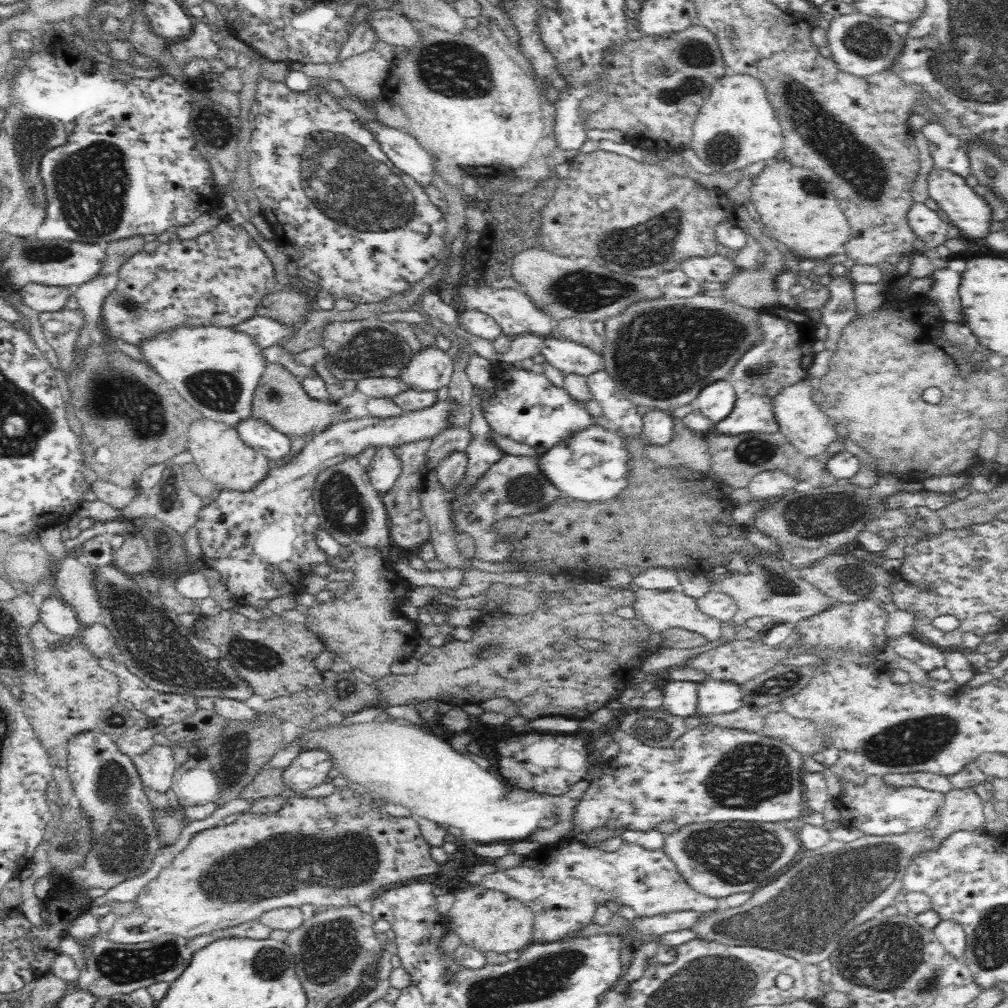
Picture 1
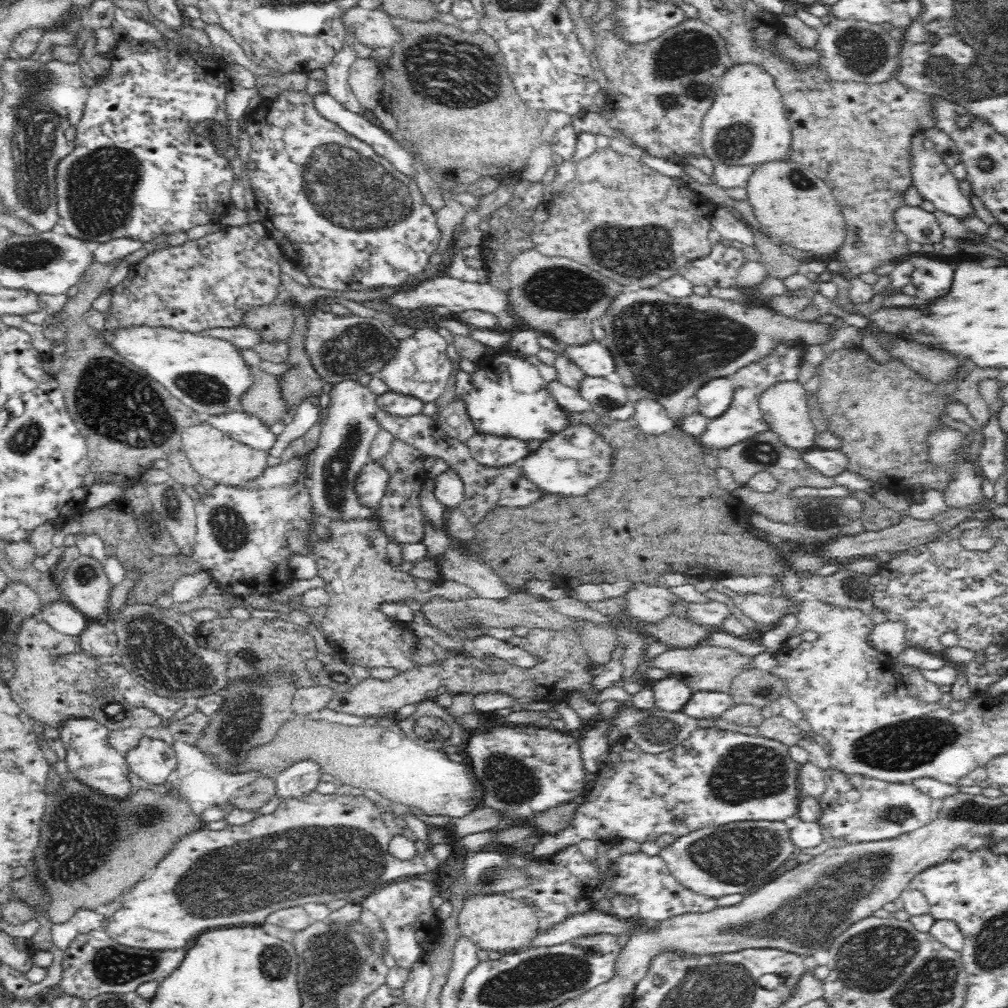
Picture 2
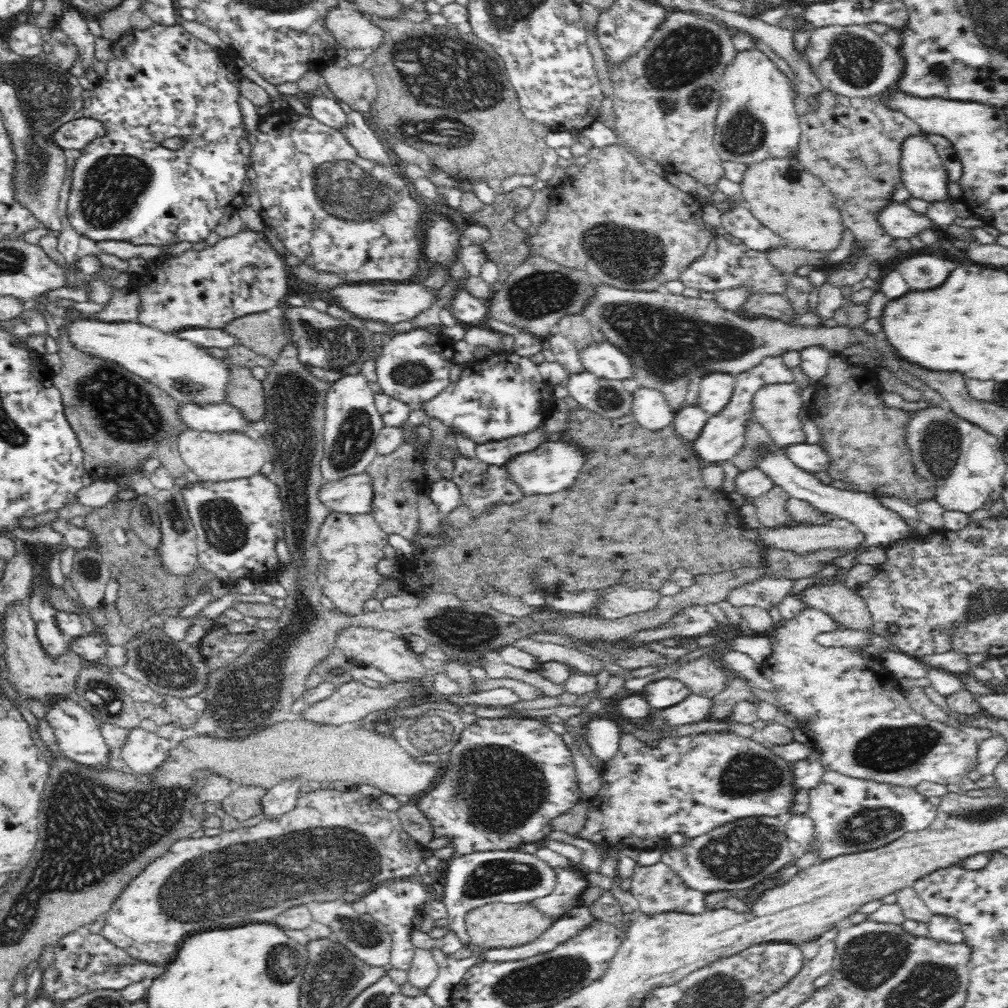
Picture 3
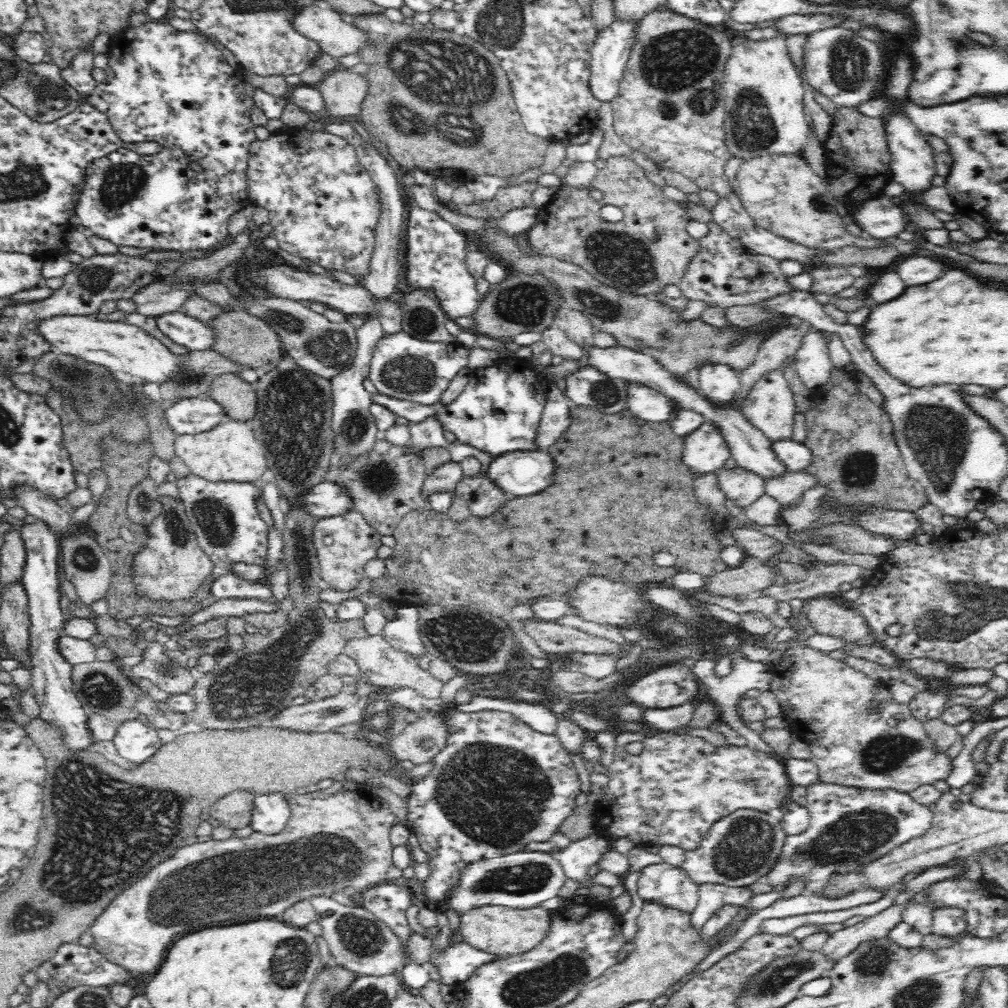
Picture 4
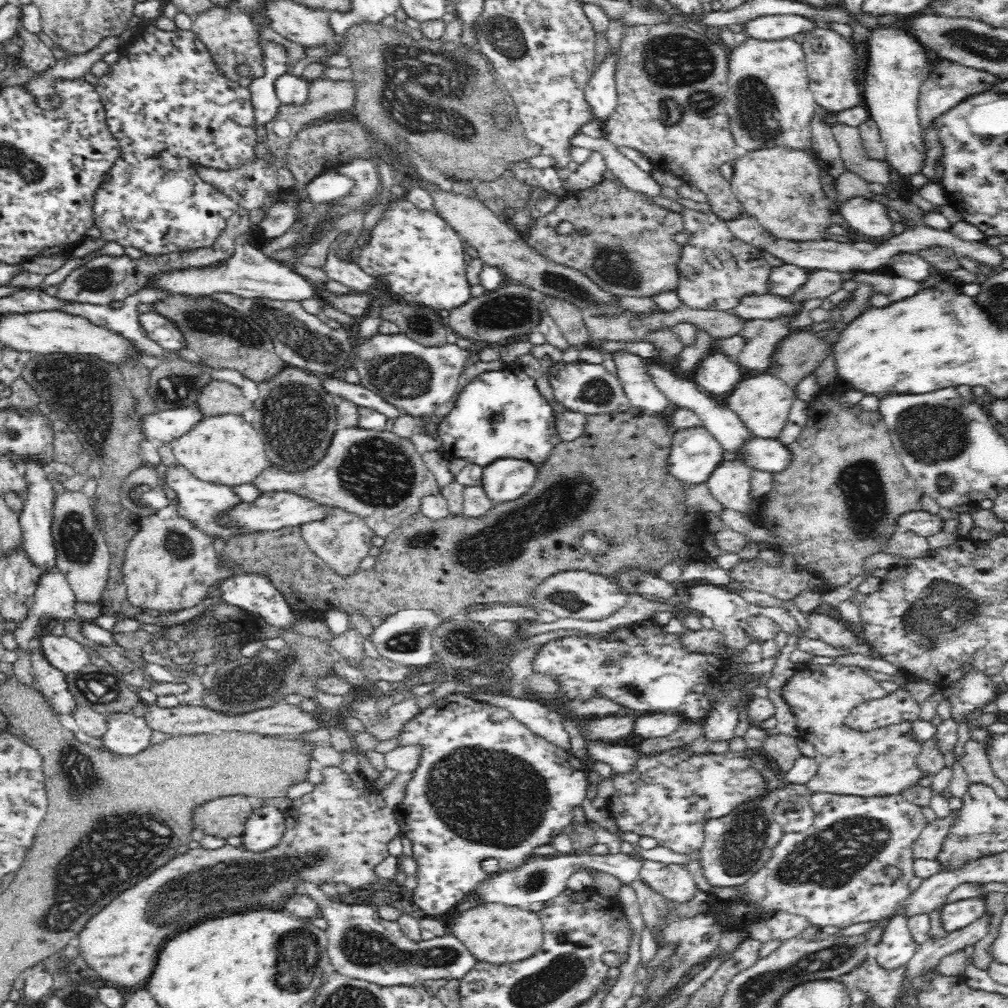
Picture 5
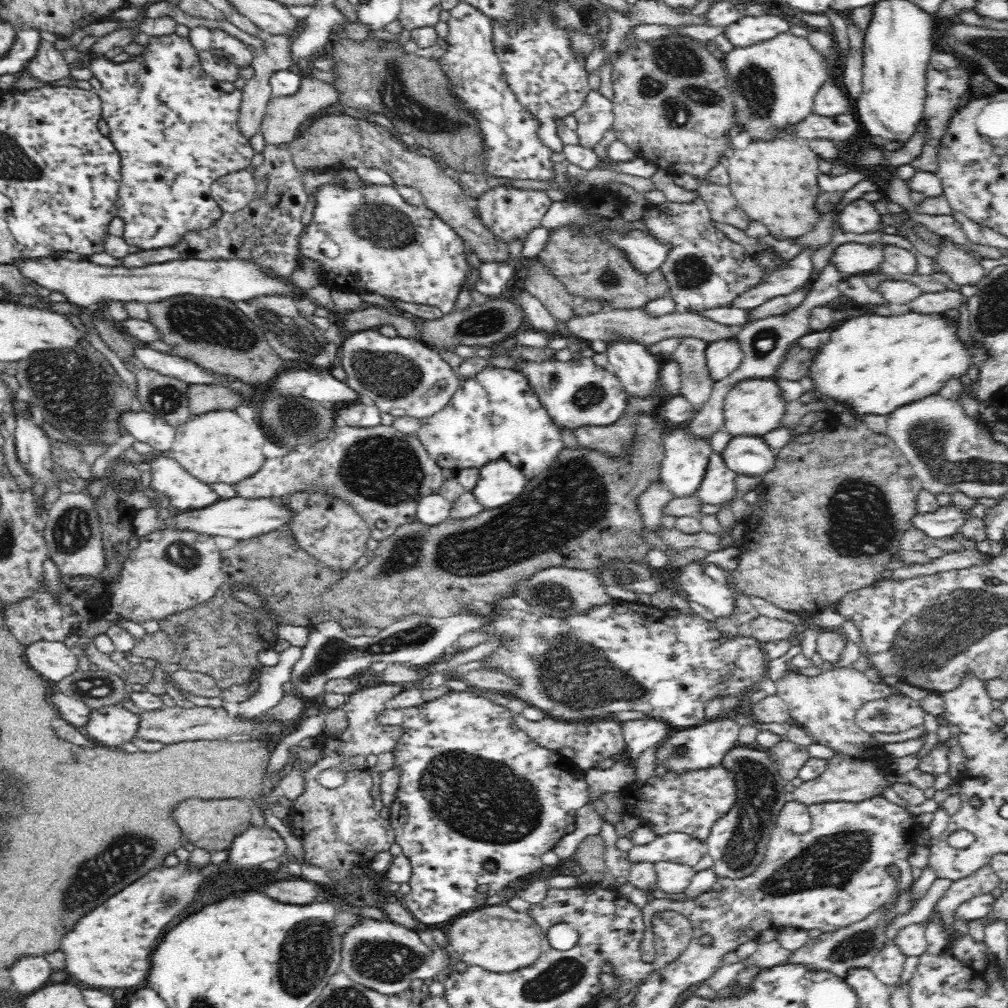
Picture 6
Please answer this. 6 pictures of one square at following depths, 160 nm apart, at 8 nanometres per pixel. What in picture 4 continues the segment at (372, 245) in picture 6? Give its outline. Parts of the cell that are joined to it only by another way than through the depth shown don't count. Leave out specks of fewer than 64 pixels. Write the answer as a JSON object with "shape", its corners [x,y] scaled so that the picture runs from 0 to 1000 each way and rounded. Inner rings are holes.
{"shape":[[[409,205],[405,211],[402,240],[403,247],[400,258],[403,281],[409,286],[423,286],[431,289],[444,315],[467,315],[468,312],[476,306],[478,293],[472,288],[471,276],[466,272],[461,261],[461,252],[463,251],[461,230],[446,220],[442,220],[435,210]]]}

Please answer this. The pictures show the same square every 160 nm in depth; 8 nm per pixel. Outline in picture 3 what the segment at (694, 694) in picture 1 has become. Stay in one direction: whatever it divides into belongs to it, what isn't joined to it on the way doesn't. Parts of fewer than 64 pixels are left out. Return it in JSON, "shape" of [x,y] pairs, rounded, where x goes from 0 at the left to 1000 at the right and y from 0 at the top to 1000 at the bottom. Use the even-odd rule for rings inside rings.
{"shape":[[[665,673],[643,678],[638,688],[647,703],[656,704],[677,697],[685,688],[685,684],[678,677]]]}

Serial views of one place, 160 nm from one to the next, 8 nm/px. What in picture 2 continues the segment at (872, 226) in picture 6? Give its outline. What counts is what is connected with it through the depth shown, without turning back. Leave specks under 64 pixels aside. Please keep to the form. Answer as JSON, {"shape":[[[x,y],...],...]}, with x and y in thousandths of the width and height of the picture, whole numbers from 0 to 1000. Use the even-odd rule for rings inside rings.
{"shape":[[[893,205],[887,210],[887,217],[893,225],[893,230],[901,234],[905,240],[931,242],[938,235],[928,212],[913,205]]]}

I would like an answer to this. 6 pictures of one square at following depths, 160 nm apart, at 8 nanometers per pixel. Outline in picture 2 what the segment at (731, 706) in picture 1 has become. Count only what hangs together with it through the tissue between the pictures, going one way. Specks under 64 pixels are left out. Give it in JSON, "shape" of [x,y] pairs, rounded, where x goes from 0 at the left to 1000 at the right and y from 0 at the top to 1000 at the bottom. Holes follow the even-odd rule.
{"shape":[[[711,685],[690,686],[683,699],[677,702],[677,706],[691,713],[710,713],[726,699],[728,699],[728,694],[720,687],[711,687]]]}

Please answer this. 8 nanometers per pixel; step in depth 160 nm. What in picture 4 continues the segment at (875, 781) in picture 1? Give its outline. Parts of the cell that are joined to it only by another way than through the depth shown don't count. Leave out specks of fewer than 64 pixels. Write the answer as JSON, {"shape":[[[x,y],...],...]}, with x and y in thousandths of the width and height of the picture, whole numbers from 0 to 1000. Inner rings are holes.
{"shape":[[[813,775],[800,781],[800,796],[803,806],[802,823],[779,831],[776,849],[766,859],[766,864],[759,873],[766,878],[766,884],[774,885],[789,871],[794,871],[794,874],[798,874],[799,886],[813,889],[815,881],[827,865],[845,865],[845,862],[875,849],[889,838],[916,828],[924,820],[926,810],[922,799],[915,798],[902,787],[890,785],[888,782],[860,783]]]}

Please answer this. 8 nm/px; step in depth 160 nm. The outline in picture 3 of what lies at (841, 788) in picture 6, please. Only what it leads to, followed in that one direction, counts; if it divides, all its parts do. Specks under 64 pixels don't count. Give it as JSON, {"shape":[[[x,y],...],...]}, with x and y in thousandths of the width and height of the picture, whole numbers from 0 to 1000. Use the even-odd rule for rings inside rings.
{"shape":[[[799,601],[790,613],[776,616],[768,624],[771,635],[768,645],[755,657],[755,661],[772,682],[771,695],[787,708],[787,718],[805,728],[807,741],[815,747],[817,764],[825,763],[841,770],[896,781],[910,781],[917,775],[949,779],[956,770],[966,767],[972,737],[984,730],[992,730],[984,722],[954,716],[946,720],[910,708],[898,692],[893,675],[882,666],[880,650],[861,647],[861,653],[857,653],[849,642],[819,641],[808,636],[811,629],[838,624],[827,612],[813,604]]]}

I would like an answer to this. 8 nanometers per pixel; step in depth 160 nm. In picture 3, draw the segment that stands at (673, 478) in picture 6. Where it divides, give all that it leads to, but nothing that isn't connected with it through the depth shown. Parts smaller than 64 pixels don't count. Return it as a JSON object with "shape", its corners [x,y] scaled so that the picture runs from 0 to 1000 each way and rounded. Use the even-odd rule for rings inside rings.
{"shape":[[[775,352],[761,354],[752,361],[742,367],[742,369],[729,372],[729,386],[725,394],[725,399],[713,411],[706,412],[698,423],[696,430],[692,436],[686,438],[690,444],[690,450],[701,458],[722,457],[738,442],[741,433],[743,420],[749,419],[747,411],[747,398],[749,397],[750,389],[754,385],[762,381],[786,379],[786,367],[778,361]]]}

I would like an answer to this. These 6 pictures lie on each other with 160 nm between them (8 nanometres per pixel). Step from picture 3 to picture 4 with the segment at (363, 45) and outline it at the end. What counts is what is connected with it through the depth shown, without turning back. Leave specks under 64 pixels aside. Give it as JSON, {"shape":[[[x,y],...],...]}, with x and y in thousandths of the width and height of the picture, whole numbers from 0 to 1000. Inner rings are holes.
{"shape":[[[319,3],[300,8],[292,26],[298,33],[315,41],[320,52],[330,58],[353,54],[367,44],[363,30],[343,22],[339,12]]]}

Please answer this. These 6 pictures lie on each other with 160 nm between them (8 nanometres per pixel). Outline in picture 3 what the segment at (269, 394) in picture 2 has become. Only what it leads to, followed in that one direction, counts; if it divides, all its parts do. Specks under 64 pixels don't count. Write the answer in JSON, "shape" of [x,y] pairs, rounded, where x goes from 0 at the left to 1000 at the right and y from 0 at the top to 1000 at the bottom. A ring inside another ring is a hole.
{"shape":[[[246,364],[230,365],[225,401],[236,405],[246,418],[260,423],[265,409],[264,389],[260,378],[252,375],[250,366]]]}

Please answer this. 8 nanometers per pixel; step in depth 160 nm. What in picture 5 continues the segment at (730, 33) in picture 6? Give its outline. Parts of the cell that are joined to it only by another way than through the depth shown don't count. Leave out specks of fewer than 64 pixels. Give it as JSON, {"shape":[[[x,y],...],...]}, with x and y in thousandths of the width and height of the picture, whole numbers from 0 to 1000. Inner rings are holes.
{"shape":[[[792,15],[754,16],[737,25],[741,37],[756,40],[784,39],[788,34],[799,34],[810,28],[810,22]]]}

